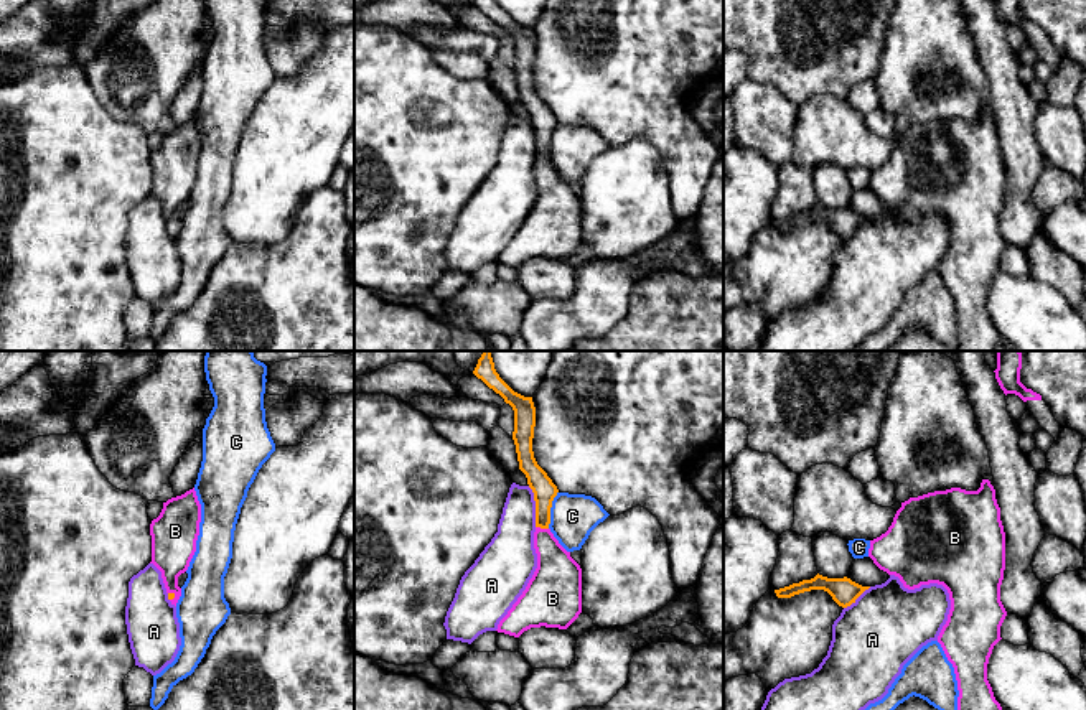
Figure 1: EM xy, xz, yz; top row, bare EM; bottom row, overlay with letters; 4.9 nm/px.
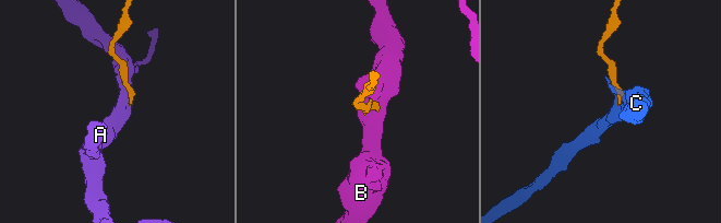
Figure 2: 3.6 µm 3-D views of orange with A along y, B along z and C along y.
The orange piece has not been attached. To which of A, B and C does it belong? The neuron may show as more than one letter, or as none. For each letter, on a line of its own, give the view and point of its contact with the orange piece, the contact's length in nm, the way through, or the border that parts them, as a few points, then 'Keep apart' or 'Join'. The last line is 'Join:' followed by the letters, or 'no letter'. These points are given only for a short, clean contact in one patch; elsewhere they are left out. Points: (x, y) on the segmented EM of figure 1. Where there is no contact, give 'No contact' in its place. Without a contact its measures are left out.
A: Touches orange at xz (536, 506). Shared border 200 nm. Boundary: xz (528, 486), (534, 496), (536, 526). Keep apart
B: Touches orange at xz (542, 527). Shared border 70 nm. Path across: xz (544, 490), (542, 527), (542, 537), (557, 575). Join
C: Touches orange at xz (549, 509). Shared border 190 nm. Boundary: xz (557, 491), (547, 527). Keep apart
Join: B

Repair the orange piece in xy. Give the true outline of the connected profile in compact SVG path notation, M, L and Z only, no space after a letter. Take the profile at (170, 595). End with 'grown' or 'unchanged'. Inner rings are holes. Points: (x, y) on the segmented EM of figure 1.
M194 488L163 502L163 509L150 524L152 562L160 572L168 600L176 606L181 588L178 577L185 573L196 552L201 504Z | grown

